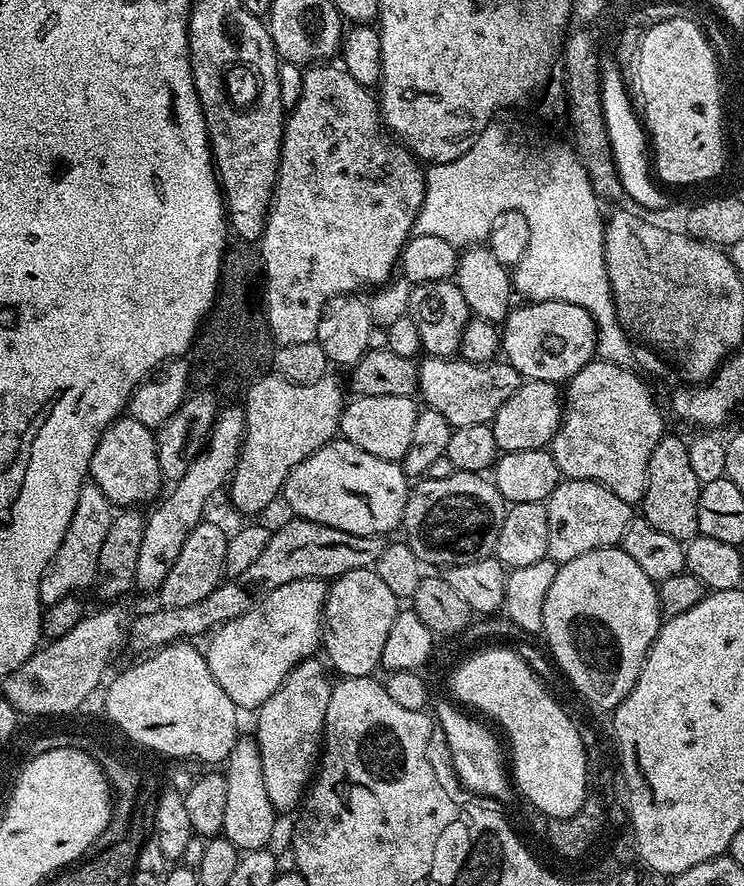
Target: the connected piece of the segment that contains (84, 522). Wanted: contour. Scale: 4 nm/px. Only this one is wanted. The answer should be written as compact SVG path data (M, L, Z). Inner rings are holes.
M86 482L80 487L78 506L70 518L70 526L62 538L62 546L46 566L40 579L40 603L47 606L73 594L83 593L83 588L91 589L98 576L98 554L102 550L102 541L106 539L106 530L110 530L114 515L112 501L102 494L97 484Z

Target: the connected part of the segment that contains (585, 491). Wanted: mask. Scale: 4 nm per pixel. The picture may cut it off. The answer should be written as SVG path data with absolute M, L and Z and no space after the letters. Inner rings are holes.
M561 479L546 503L550 526L547 559L556 561L557 565L578 558L578 554L590 554L590 550L617 547L624 539L626 526L634 518L633 505L593 480Z

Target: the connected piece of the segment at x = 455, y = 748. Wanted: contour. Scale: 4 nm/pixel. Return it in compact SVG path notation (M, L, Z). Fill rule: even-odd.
M453 701L450 702L442 703L437 708L435 715L439 731L444 735L456 776L459 777L465 789L477 797L494 800L508 799L510 790L512 791L512 784L505 761L504 764L502 762L497 740L482 723L468 716L470 714L458 707Z

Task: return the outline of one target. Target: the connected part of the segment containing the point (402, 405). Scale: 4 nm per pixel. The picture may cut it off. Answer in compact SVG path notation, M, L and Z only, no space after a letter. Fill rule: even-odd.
M356 396L345 403L344 413L340 416L339 435L354 446L358 446L358 450L366 450L366 454L374 454L374 458L400 462L403 461L406 450L410 446L417 411L417 401L410 396L406 398Z

